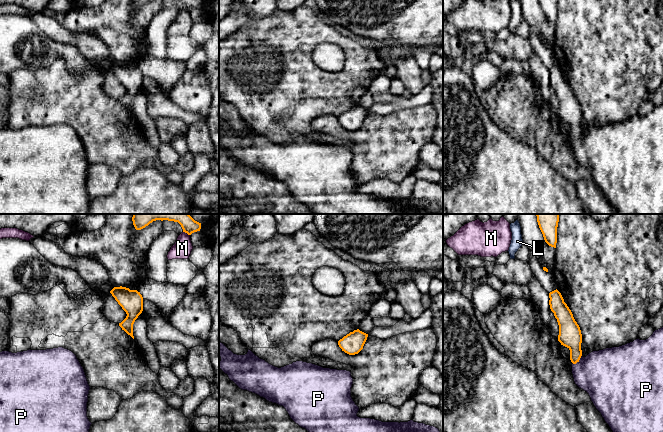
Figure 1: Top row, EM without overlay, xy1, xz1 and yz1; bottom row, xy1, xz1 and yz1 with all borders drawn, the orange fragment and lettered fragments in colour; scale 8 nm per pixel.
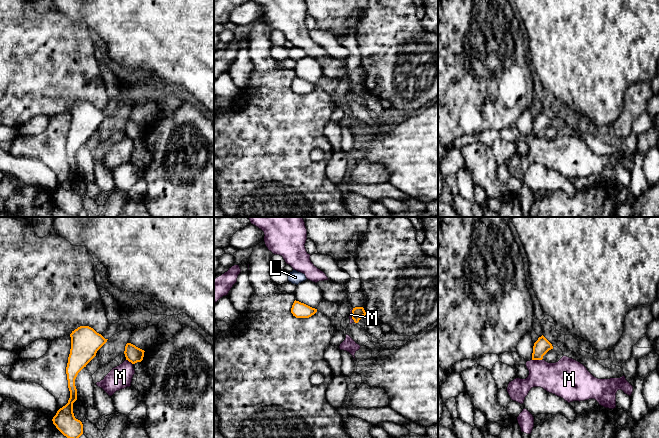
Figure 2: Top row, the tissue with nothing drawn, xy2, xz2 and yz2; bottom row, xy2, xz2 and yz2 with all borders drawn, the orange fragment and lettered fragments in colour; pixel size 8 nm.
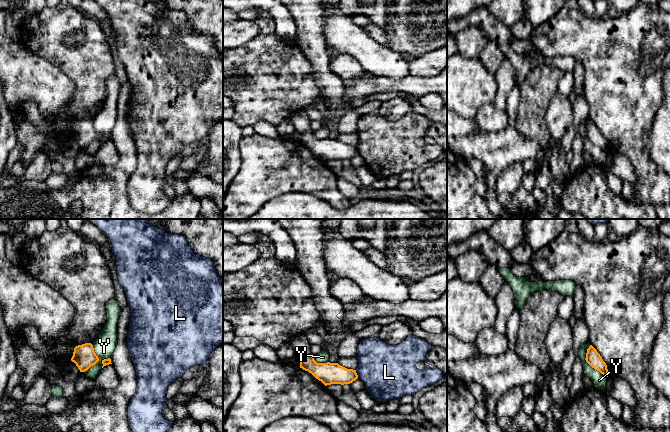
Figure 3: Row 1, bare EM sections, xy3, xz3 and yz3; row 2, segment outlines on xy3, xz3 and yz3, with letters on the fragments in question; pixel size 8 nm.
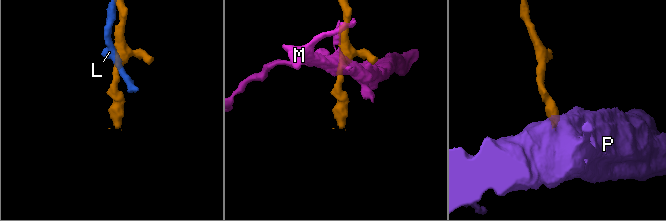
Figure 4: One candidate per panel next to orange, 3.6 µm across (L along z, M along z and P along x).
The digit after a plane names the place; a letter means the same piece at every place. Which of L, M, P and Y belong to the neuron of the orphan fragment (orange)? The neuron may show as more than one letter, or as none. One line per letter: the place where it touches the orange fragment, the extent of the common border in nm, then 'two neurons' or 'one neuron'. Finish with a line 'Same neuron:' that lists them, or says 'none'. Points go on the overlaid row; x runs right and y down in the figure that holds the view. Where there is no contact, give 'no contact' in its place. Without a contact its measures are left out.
L: meets orange in xz3 at (356, 374); contact 70 nm long; two neurons
M: meets orange in yz2 at (537, 359); contact 90 nm long; two neurons
P: meets orange in yz1 at (577, 361); contact 110 nm long; one neuron
Y: meets orange in yz3 at (588, 363); contact 300 nm long; two neurons
Same neuron: P

